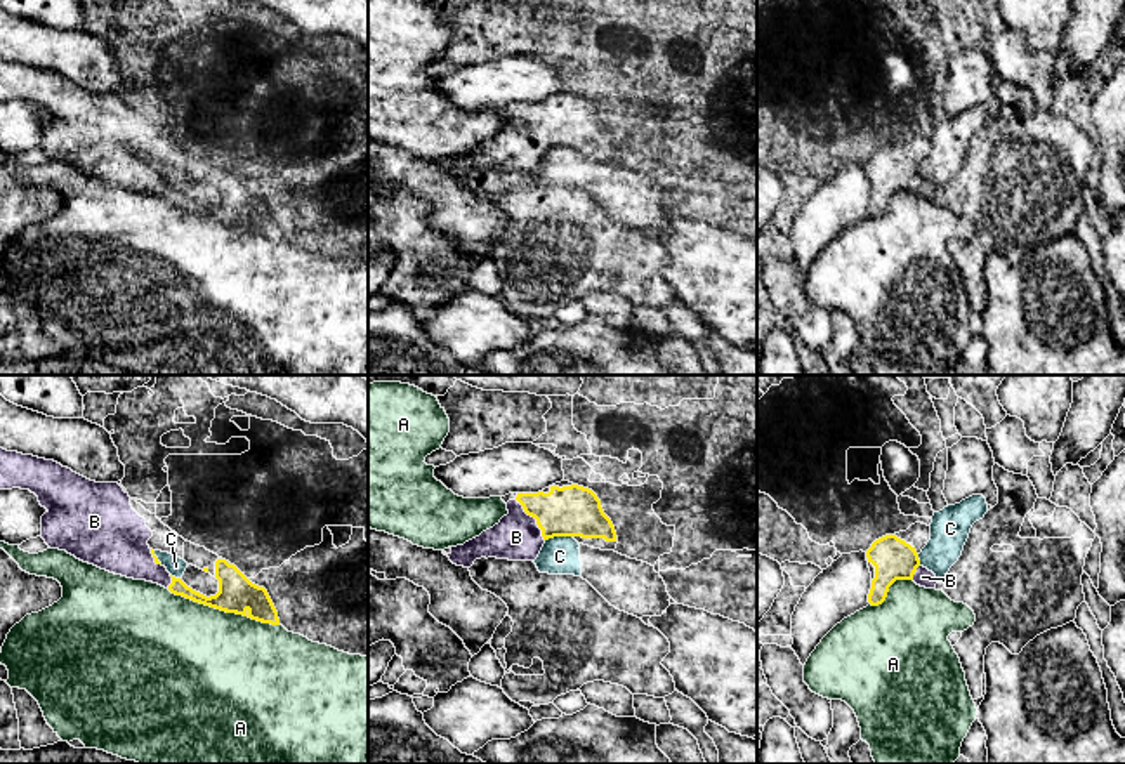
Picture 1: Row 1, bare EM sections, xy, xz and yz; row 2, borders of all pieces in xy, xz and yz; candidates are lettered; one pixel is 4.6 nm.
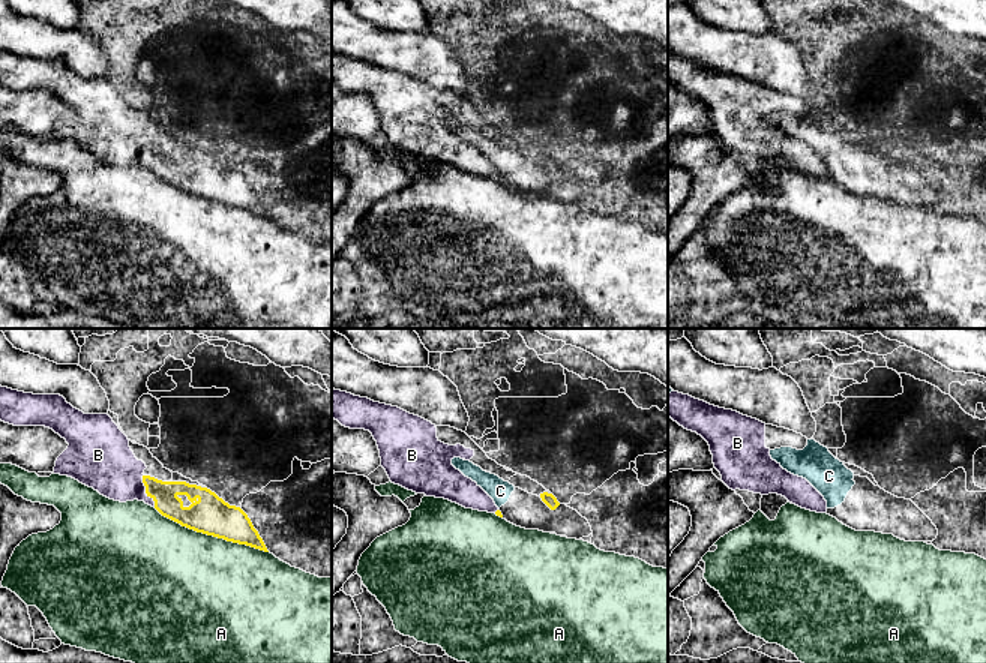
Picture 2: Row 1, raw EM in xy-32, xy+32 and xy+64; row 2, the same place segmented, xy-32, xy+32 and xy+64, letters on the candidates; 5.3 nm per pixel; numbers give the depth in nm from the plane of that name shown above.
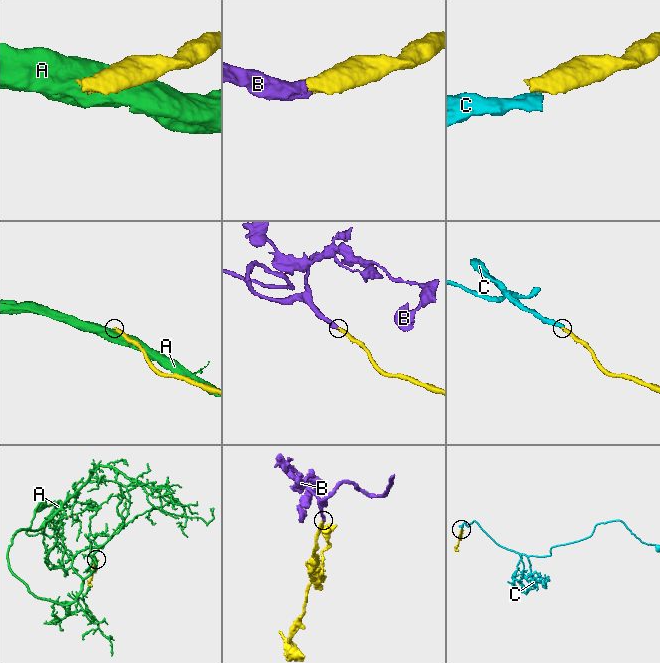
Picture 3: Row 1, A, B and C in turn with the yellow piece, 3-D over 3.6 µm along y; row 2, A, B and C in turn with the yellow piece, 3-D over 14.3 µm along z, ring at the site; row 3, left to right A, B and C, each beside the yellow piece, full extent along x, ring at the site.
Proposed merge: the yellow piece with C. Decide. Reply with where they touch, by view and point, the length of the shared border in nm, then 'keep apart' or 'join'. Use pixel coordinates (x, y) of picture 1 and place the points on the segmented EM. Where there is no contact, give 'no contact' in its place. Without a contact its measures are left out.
meets yellow in xz at (558, 535); contact 130 nm long; keep apart

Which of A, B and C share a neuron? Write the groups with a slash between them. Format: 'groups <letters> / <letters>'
groups A / B / C

